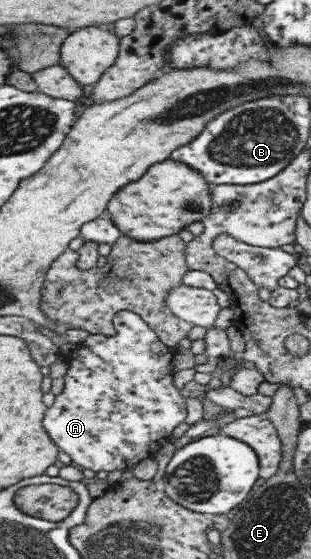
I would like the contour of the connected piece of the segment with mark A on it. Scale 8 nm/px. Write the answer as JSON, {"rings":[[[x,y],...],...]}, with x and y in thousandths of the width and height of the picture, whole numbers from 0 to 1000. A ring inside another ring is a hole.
{"rings":[[[392,556],[367,567],[370,601],[289,599],[212,639],[219,660],[206,671],[206,699],[148,741],[148,769],[186,791],[193,805],[267,837],[302,844],[392,841],[405,850],[450,826],[492,821],[521,798],[547,791],[559,769],[605,748],[598,712],[559,687],[553,640],[563,623],[534,617],[457,565]]]}

